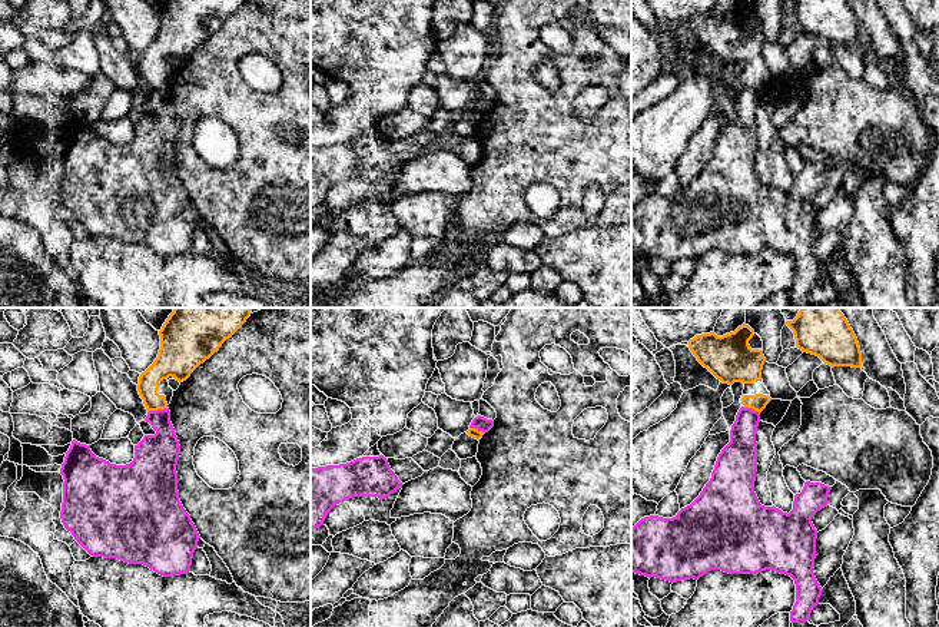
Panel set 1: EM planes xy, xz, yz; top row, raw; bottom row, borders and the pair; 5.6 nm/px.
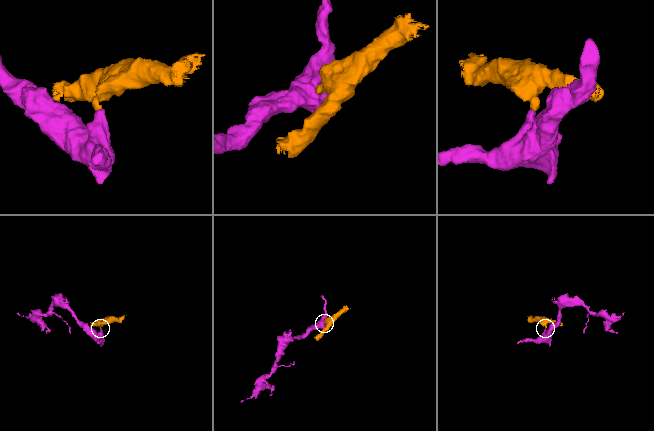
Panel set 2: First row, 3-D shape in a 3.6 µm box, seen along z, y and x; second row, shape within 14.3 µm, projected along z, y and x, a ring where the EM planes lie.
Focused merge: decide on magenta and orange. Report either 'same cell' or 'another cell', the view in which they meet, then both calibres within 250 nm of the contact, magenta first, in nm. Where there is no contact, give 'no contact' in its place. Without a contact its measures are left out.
another cell | xy | 220/130 nm

